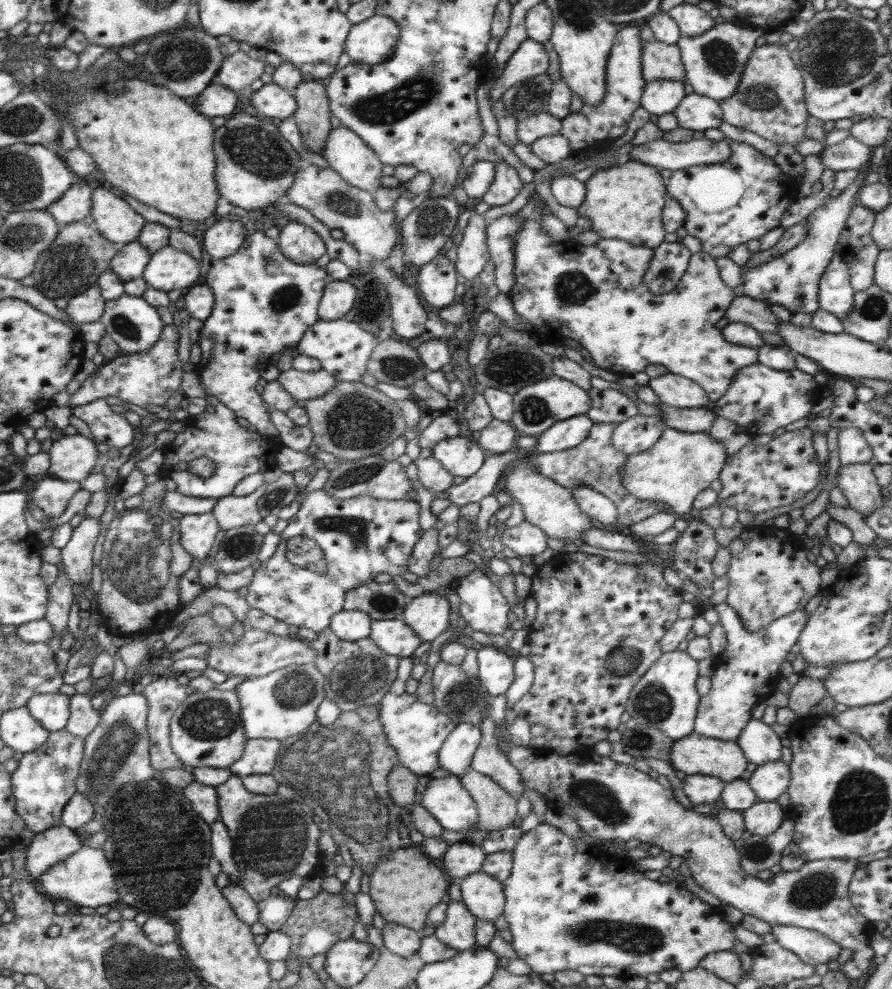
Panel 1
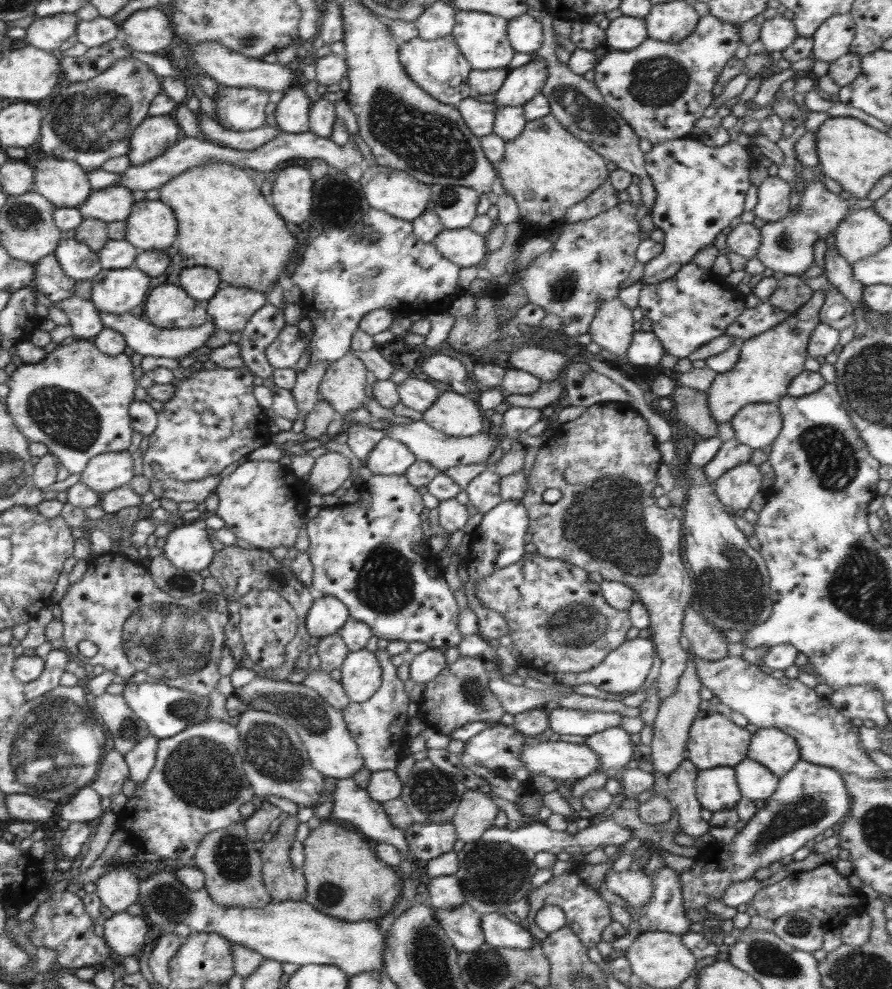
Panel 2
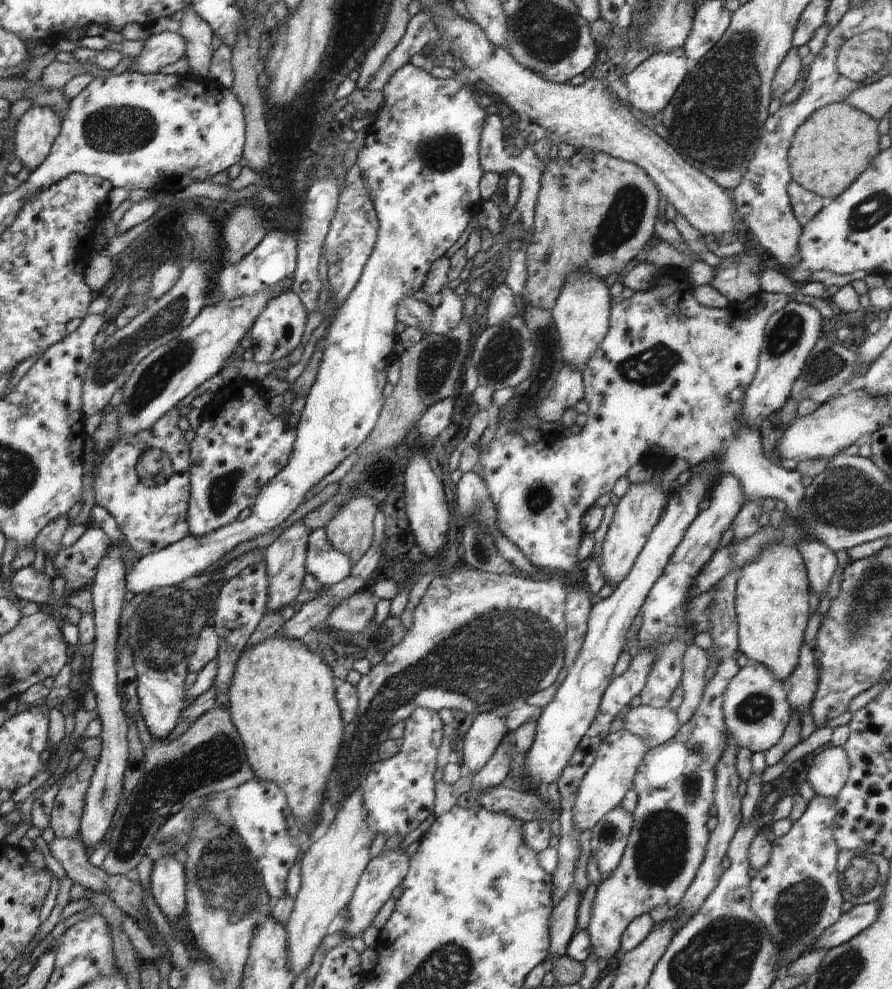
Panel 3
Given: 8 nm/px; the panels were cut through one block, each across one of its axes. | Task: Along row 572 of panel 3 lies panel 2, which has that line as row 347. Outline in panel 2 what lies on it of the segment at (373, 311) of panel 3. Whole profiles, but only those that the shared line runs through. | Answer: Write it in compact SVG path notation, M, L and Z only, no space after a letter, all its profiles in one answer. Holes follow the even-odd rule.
M98 311L102 324L106 328L116 330L119 334L125 337L125 342L128 348L131 348L134 353L138 353L143 357L164 357L178 359L181 356L189 356L193 351L206 346L209 337L214 333L215 324L213 320L195 326L194 328L158 328L144 317L136 317L131 313L112 314Z

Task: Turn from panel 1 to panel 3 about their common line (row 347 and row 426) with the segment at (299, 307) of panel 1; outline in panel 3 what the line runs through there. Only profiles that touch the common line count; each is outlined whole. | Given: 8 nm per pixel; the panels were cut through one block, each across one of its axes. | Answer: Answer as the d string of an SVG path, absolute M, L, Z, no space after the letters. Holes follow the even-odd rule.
M240 376L222 387L212 401L203 408L202 423L196 437L189 444L191 449L190 499L187 511L189 535L204 537L213 530L237 522L238 515L246 508L254 506L259 491L275 478L288 464L293 454L297 438L296 427L268 410L268 399L275 385L271 383L269 392L263 392L261 382L250 382Z

